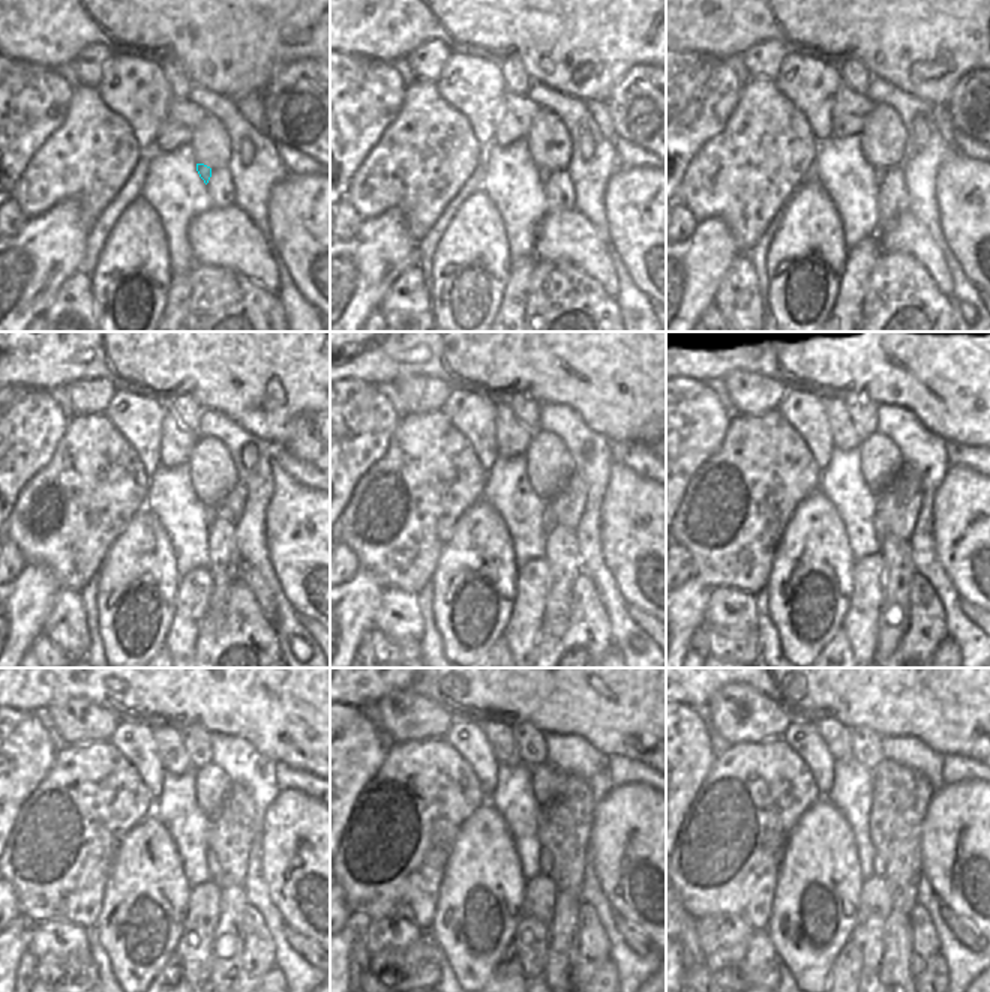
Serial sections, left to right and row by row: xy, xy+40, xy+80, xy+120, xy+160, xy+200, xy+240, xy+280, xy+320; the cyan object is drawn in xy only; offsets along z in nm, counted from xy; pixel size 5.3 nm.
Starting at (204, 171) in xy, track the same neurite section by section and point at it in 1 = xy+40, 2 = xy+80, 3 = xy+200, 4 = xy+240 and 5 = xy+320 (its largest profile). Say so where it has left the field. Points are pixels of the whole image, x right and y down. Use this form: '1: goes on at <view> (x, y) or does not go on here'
1: goes on at xy+40 (545, 173)
2: goes on at xy+80 (879, 174)
3: goes on at xy+200 (881, 530)
4: goes on at xy+240 (210, 859)
5: goes on at xy+320 (879, 865)

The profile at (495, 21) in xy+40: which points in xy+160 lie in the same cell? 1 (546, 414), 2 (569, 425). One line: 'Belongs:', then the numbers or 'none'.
Belongs: none

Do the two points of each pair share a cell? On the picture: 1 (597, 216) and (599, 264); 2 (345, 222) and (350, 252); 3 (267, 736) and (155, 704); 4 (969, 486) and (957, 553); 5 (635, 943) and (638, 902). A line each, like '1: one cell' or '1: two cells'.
1: two cells
2: two cells
3: one cell
4: one cell
5: two cells

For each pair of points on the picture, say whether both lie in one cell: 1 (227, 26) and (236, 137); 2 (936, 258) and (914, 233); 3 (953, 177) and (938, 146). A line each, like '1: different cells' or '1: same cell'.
1: different cells
2: same cell
3: different cells

